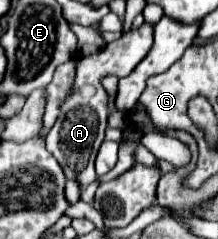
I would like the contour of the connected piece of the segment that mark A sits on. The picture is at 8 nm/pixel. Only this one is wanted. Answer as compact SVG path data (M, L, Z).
M143 23L139 29L127 31L123 33L121 39L105 45L105 49L93 55L81 55L75 59L73 87L71 87L71 93L61 103L59 117L47 135L47 151L57 159L57 163L65 171L65 177L79 183L81 191L85 191L97 177L95 157L107 129L109 95L103 89L101 81L107 75L117 75L119 79L127 77L139 65L139 61L149 53L151 45L153 45L153 25Z

